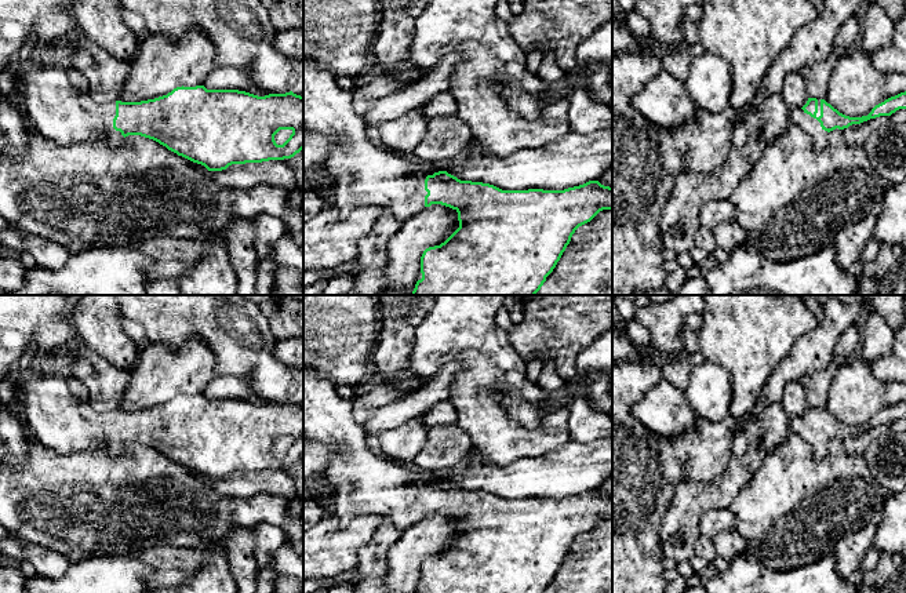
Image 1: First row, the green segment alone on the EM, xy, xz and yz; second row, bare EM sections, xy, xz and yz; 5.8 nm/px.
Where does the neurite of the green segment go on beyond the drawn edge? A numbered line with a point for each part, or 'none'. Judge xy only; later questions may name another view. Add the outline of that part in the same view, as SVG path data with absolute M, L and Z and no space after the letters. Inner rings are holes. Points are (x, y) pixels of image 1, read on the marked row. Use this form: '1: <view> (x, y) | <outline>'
1: xy (53, 106) | M28 66L17 80L17 101L28 124L41 137L58 145L76 145L99 139L102 135L112 148L120 148L124 137L113 128L116 101L97 102L90 92L79 92L61 68Z

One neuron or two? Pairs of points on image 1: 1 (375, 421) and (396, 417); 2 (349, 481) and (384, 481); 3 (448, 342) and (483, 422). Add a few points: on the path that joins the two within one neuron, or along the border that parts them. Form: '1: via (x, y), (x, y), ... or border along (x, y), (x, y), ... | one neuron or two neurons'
1: via (381, 419), (390, 417) | one neuron
2: via (357, 481), (375, 481) | one neuron
3: via (470, 355), (473, 357), (475, 400) | one neuron

